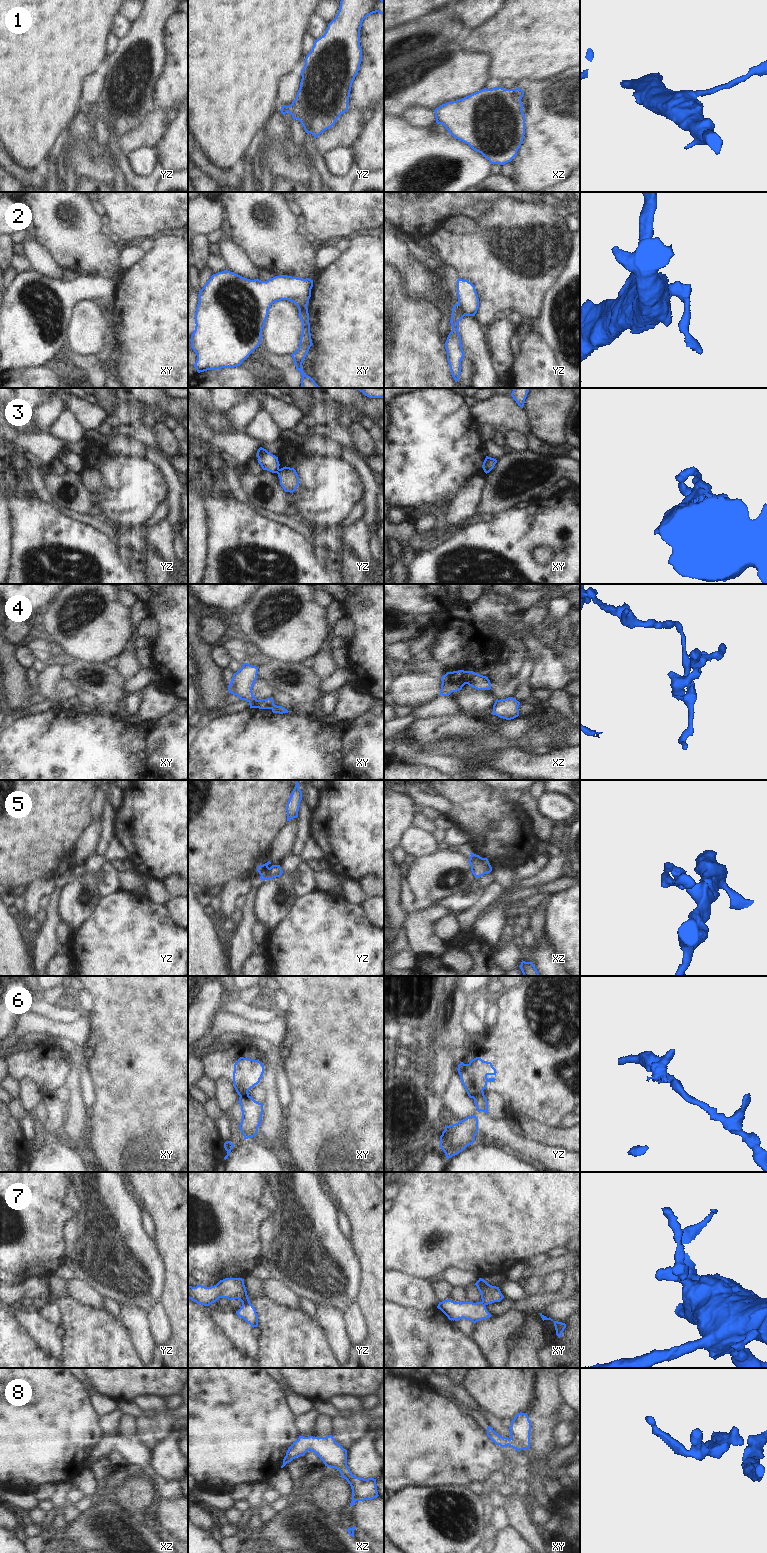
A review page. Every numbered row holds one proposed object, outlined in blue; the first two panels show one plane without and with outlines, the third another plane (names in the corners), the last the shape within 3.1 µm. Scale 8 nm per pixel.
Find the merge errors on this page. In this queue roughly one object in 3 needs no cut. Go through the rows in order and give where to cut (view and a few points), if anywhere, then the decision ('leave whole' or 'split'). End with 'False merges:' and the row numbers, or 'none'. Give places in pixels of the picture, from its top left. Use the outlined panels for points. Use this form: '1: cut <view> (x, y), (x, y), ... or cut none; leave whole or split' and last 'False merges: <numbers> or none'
1: cut none; leave whole
2: cut yz (457, 304), (464, 315); split
3: cut yz (279, 469), (276, 472); split
4: cut xz (470, 671), (466, 683); split
5: cut yz (269, 868), (261, 875); split
6: cut yz (483, 1094), (476, 1095), (473, 1098); split
7: cut yz (249, 1301), (242, 1303); split
8: cut none; leave whole
False merges: 2, 3, 4, 5, 6, 7

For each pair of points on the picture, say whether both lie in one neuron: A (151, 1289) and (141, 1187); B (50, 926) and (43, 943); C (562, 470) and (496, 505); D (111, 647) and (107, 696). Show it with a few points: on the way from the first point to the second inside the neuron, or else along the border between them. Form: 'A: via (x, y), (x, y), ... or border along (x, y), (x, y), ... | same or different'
A: border along (130, 1190), (141, 1206) | different
B: via (48, 930), (47, 939) | same
C: via (546, 466), (535, 473), (528, 474), (512, 489) | same
D: border along (82, 660), (105, 663) | different

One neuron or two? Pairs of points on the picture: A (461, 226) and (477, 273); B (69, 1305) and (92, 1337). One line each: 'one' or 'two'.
A: one
B: one

